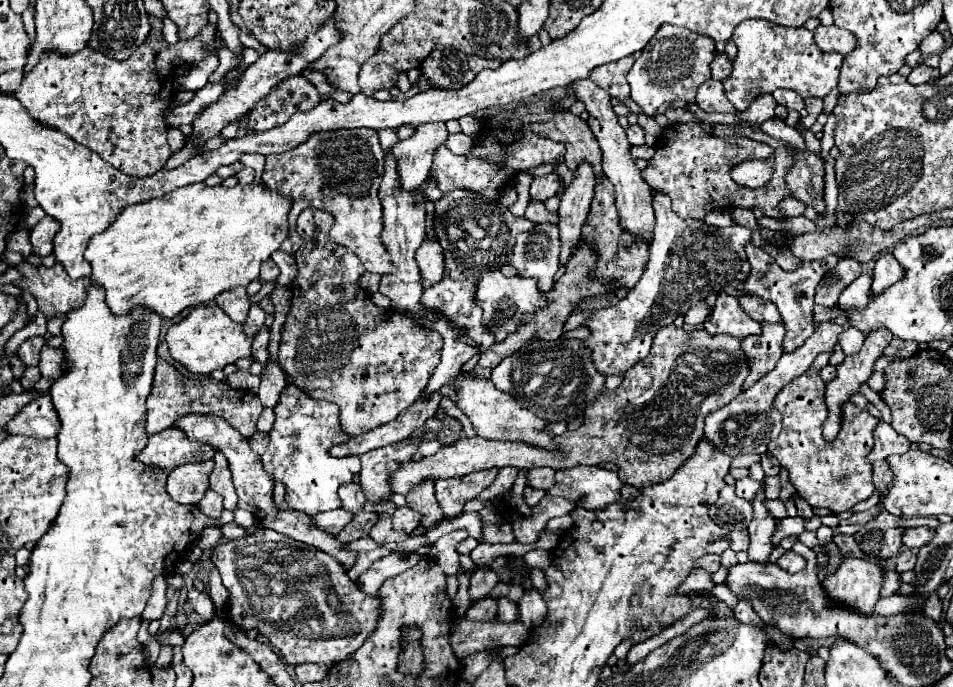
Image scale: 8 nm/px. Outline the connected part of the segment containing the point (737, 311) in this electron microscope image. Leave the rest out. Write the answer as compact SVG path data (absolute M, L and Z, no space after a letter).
M720 292L714 310L704 322L708 334L730 334L736 338L744 336L760 336L760 322L752 320L742 308L736 296L728 292Z

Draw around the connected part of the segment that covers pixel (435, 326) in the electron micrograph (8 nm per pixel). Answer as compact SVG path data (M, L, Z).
M413 315L415 319L421 321L426 327L442 334L444 338L444 348L442 348L442 358L440 358L440 364L436 368L436 372L432 374L426 390L422 396L430 396L432 392L438 392L442 386L450 384L454 380L454 376L458 376L462 372L462 366L474 356L478 354L478 346L468 346L460 340L460 332L454 332L452 330L452 324L448 324L448 320L440 318L437 321L428 321L420 319L417 315Z

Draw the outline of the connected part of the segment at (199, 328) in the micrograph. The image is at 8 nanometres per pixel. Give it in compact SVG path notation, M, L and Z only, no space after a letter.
M198 306L182 322L174 324L166 332L170 356L192 374L212 374L218 368L234 364L238 358L252 356L252 338L246 338L242 326L224 316L218 306Z

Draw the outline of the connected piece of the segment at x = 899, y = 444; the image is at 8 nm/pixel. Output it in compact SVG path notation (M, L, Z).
M878 422L876 430L874 430L874 448L868 454L870 462L876 460L886 460L892 454L904 454L910 450L910 442L896 434L888 422Z

